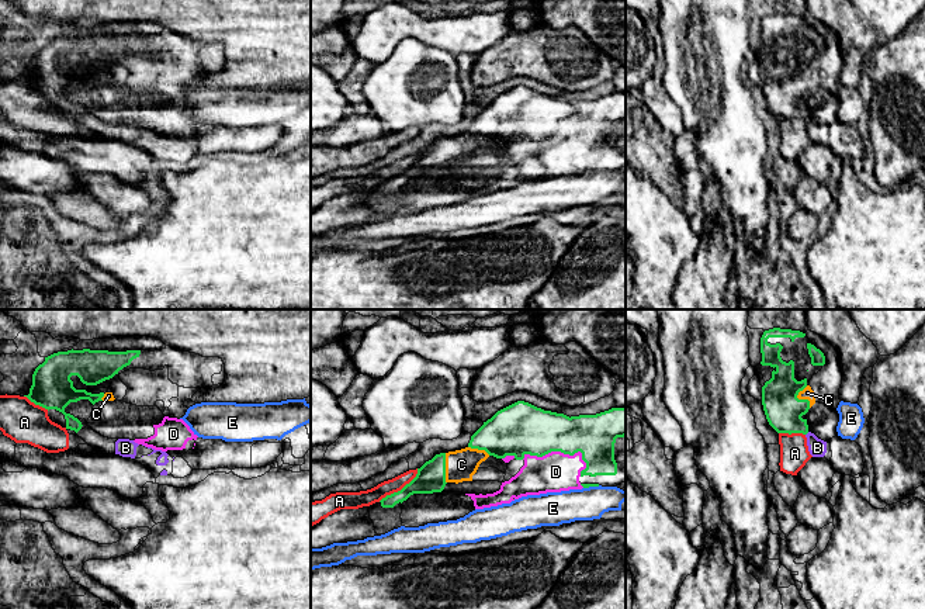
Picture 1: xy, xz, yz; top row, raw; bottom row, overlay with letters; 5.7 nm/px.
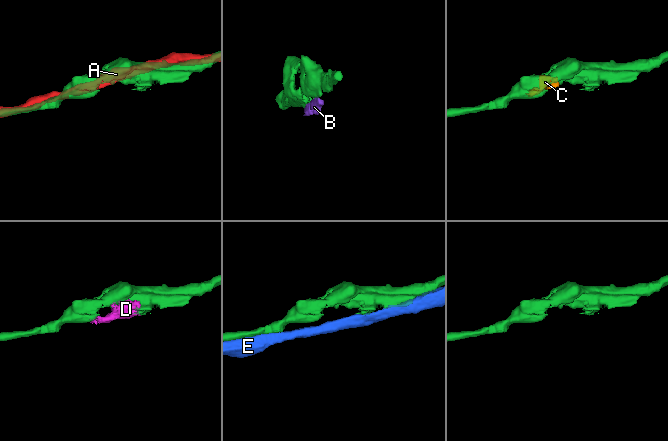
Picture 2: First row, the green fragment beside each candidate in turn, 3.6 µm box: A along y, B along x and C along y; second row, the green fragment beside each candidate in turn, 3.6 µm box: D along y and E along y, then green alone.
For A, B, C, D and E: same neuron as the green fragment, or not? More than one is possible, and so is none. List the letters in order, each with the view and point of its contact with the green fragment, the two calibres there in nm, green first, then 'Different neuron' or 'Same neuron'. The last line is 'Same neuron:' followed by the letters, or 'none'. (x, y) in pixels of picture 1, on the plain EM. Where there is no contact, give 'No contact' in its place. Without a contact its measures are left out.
A: Touches green at xz (401, 175). Thickness 170 nm (green) against 100 nm. Different neuron
B: No contact. Different neuron
C: Touches green at yz (800, 85). Thickness 220 nm (green) against 70 nm. Same neuron
D: Touches green at xz (558, 135). Thickness 300 nm (green) against 220 nm. Same neuron
E: Touches green at xz (591, 170). Thickness 30 nm (green) against 190 nm. Different neuron
Same neuron: C, D

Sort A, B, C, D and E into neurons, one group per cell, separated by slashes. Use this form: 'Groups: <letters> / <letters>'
Groups: A / B / C D / E

